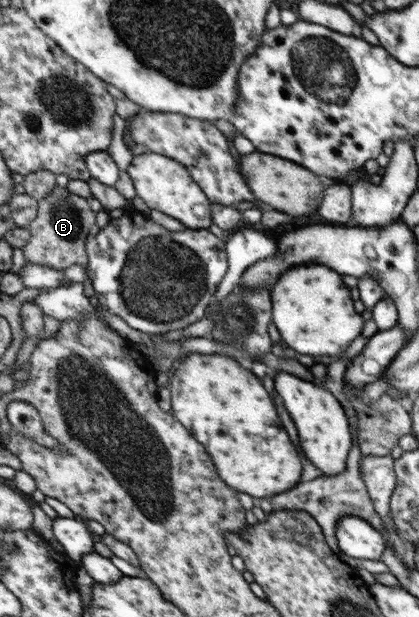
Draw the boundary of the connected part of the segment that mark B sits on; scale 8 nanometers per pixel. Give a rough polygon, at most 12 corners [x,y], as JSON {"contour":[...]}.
{"contour":[[55,185],[37,201],[26,263],[86,269],[87,199]]}

